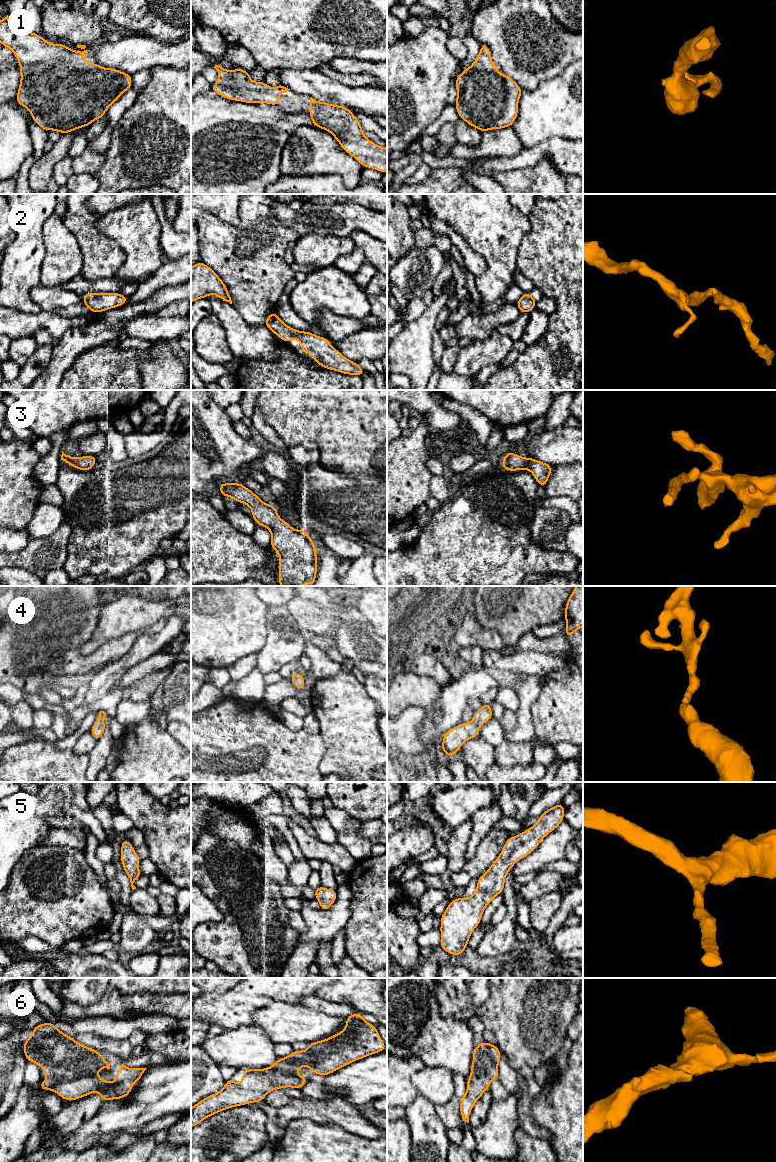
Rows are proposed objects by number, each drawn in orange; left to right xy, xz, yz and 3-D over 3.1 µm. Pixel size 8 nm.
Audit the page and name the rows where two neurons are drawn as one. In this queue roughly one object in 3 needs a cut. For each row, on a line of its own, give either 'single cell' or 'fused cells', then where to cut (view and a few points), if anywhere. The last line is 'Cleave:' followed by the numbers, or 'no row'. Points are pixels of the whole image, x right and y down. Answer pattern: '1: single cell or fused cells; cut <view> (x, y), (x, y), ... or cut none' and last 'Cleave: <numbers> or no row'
1: single cell; cut none
2: single cell; cut none
3: single cell; cut none
4: single cell; cut none
5: single cell; cut none
6: single cell; cut none
Cleave: no row

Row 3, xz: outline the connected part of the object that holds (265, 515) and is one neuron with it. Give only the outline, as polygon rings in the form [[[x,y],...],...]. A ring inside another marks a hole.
[[[220,483],[219,493],[248,505],[256,524],[270,530],[270,547],[279,554],[280,586],[303,586],[305,581],[314,586],[317,553],[306,530],[294,530],[279,517],[275,505],[266,504],[242,483]]]

